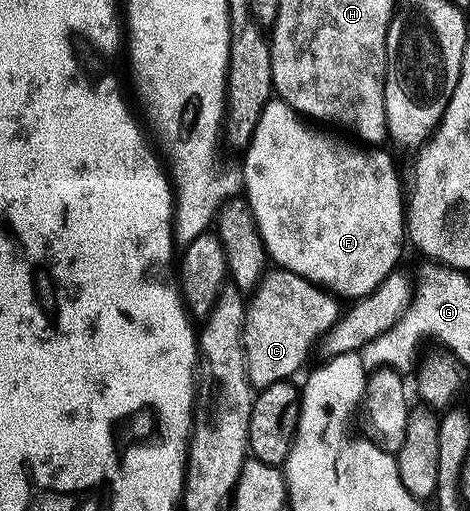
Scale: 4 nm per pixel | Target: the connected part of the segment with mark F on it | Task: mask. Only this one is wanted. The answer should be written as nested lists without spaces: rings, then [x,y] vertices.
[[[273,100],[268,104],[265,108],[265,112],[261,116],[261,120],[257,124],[257,132],[251,138],[250,146],[246,147],[245,155],[247,154],[247,163],[241,167],[241,173],[243,176],[243,185],[245,187],[245,199],[248,205],[251,207],[252,216],[256,220],[256,224],[259,226],[260,236],[263,238],[263,242],[266,246],[266,253],[269,255],[270,261],[276,262],[279,266],[284,266],[287,270],[299,270],[295,272],[306,272],[308,275],[311,274],[335,274],[335,286],[334,289],[336,291],[339,290],[347,290],[347,294],[351,297],[351,300],[358,300],[361,298],[368,298],[371,296],[374,290],[379,289],[379,285],[384,282],[385,280],[389,280],[389,276],[393,273],[396,273],[400,269],[399,260],[403,256],[403,242],[405,246],[405,186],[402,186],[399,183],[399,178],[397,175],[394,174],[395,170],[395,162],[393,159],[390,158],[389,155],[386,154],[386,149],[383,148],[360,148],[354,141],[348,140],[346,137],[343,138],[330,138],[327,134],[322,134],[322,129],[316,128],[314,125],[308,124],[304,119],[300,116],[298,112],[294,108],[289,105],[287,102],[281,102],[278,100]]]

